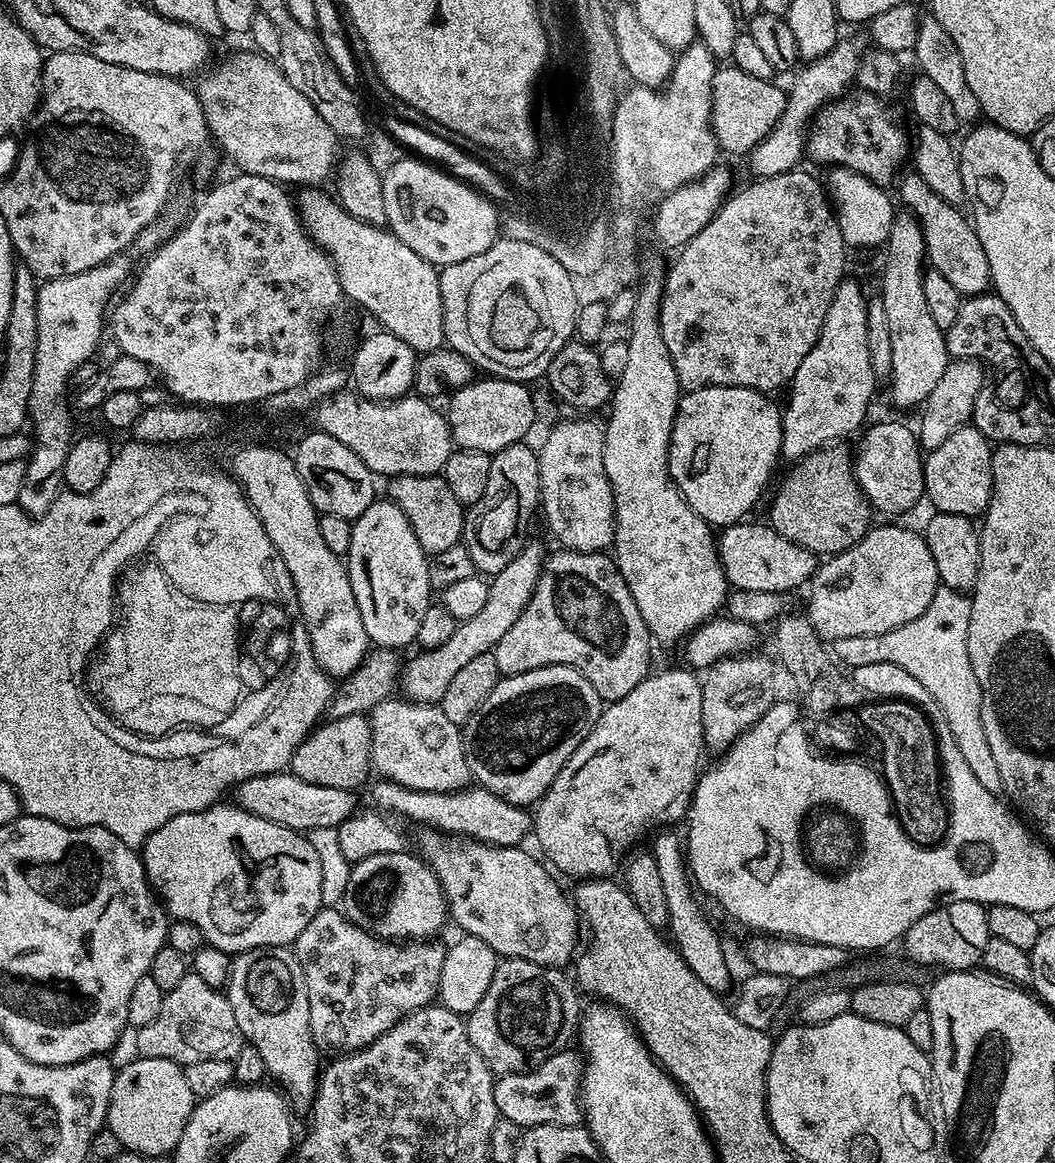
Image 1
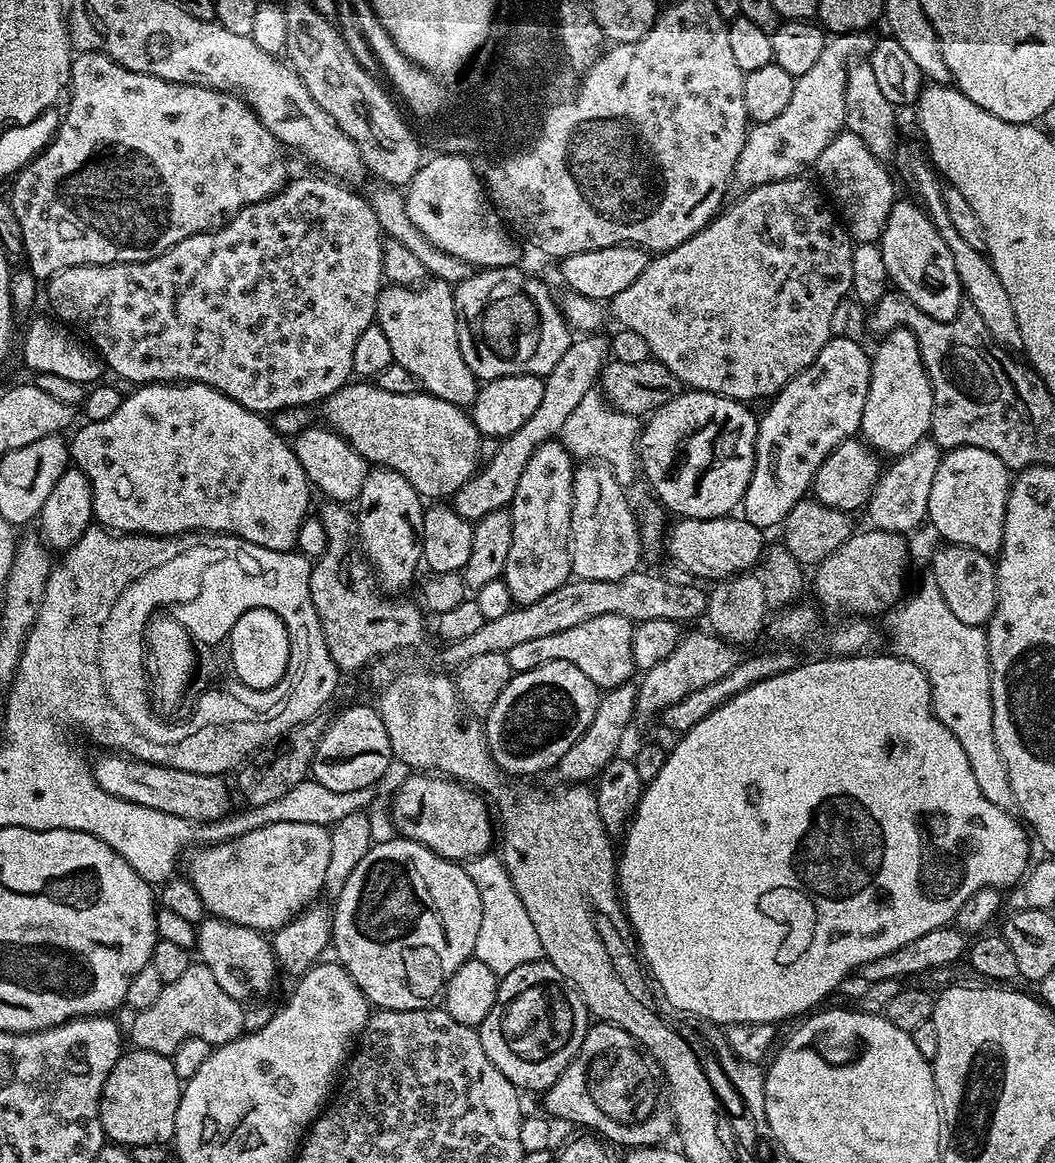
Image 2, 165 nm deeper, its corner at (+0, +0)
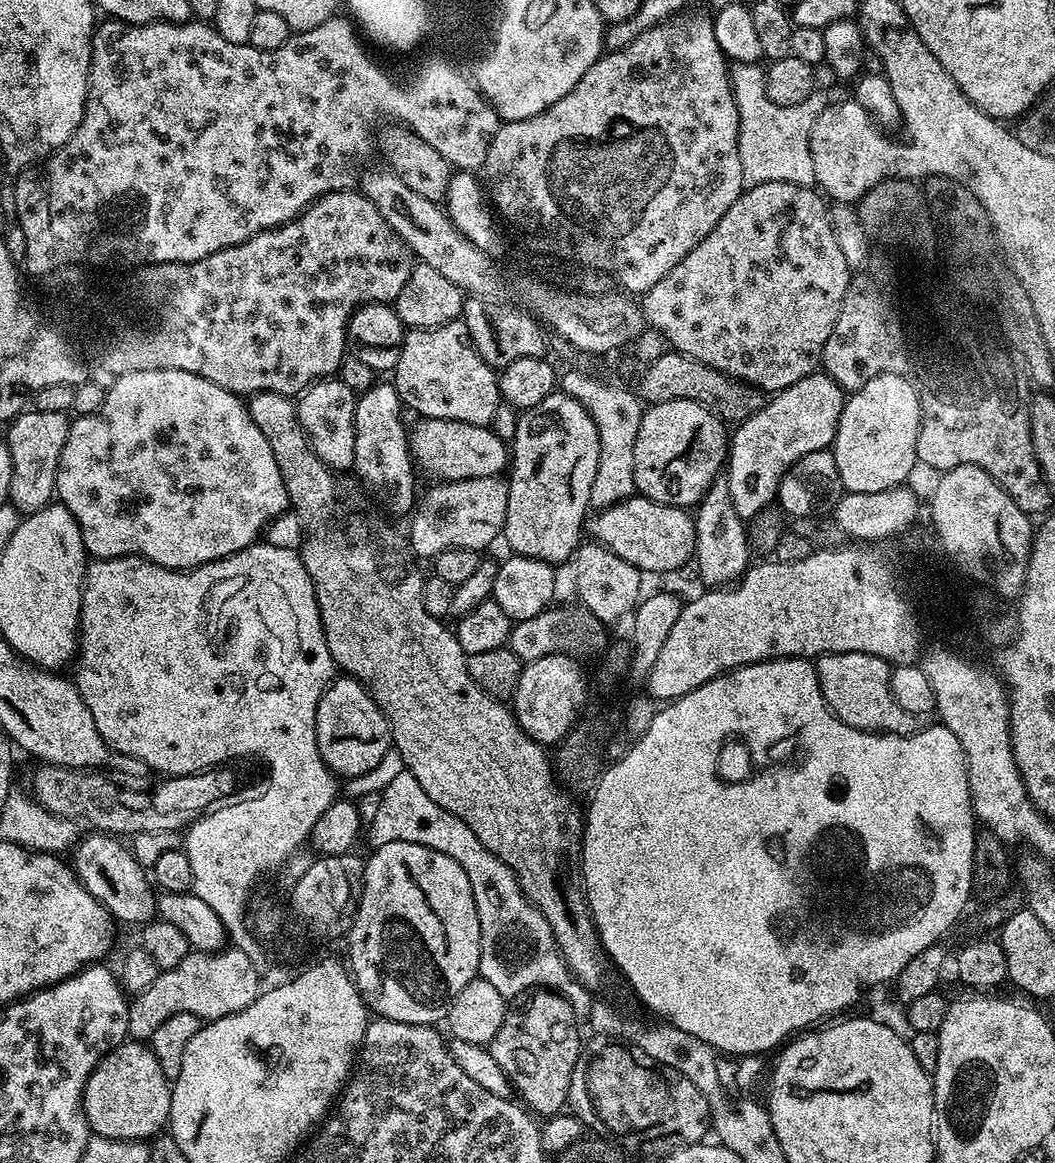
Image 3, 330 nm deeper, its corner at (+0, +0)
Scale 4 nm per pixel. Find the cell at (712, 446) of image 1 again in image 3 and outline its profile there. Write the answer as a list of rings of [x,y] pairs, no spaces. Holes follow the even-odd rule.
[[[693,400],[651,405],[643,413],[634,444],[635,491],[659,504],[691,509],[721,475],[728,458],[730,432],[725,421]]]

